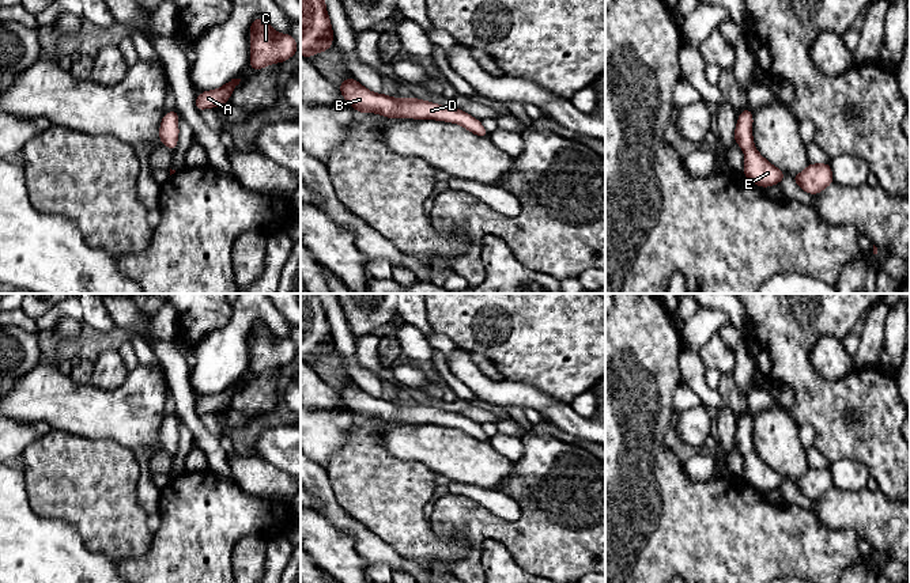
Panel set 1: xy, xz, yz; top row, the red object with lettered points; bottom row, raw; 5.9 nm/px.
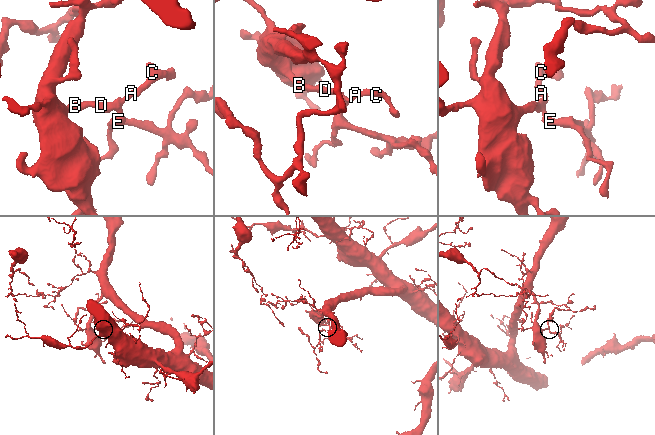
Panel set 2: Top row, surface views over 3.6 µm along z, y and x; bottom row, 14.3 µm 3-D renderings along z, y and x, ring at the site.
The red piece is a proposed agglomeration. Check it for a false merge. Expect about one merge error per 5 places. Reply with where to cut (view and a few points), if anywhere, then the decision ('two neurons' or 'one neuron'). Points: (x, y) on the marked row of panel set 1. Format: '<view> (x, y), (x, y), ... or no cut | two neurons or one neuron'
no cut | one neuron

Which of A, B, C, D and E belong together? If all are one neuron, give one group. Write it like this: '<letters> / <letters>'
A B C D E

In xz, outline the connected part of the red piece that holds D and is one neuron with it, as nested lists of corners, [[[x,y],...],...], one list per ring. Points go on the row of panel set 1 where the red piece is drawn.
[[[346,79],[339,84],[344,99],[360,113],[378,113],[388,118],[439,120],[460,124],[471,133],[488,137],[480,120],[473,118],[461,109],[450,109],[416,98],[397,99],[385,94],[375,94],[365,88],[358,80]]]

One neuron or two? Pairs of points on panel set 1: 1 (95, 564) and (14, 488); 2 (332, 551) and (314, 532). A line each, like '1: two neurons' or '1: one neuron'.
1: one neuron
2: one neuron

